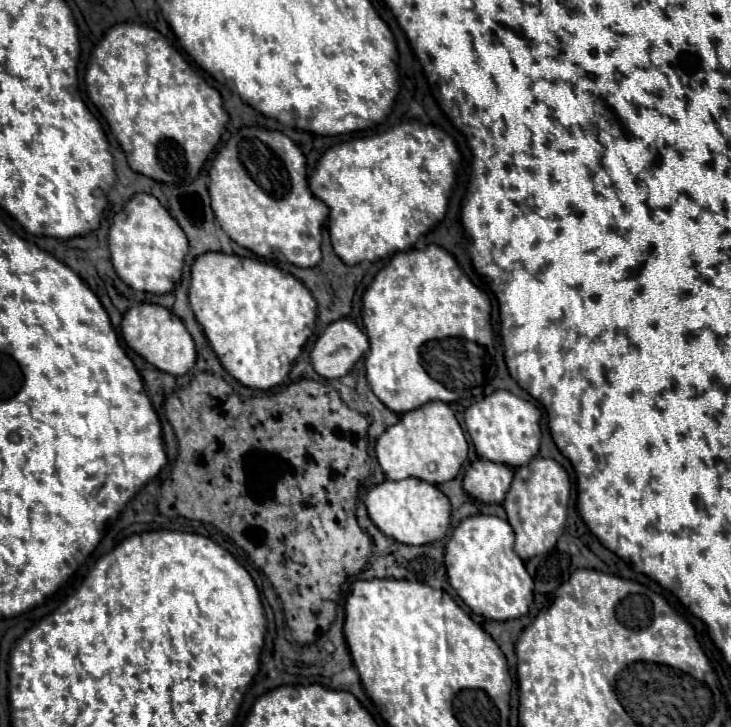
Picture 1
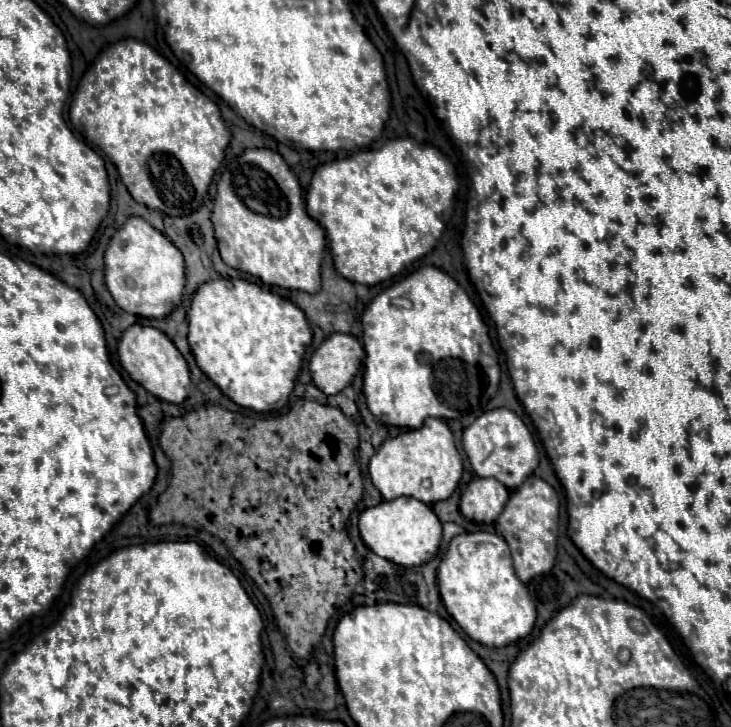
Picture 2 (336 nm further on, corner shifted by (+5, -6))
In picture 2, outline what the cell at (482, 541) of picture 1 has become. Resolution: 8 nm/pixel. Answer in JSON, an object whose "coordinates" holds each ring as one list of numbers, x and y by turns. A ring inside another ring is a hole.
{"coordinates":[[474,532,454,536,438,566,440,598,460,628,476,642,502,648,526,638,536,622,528,588,518,580,508,544,502,536]]}

